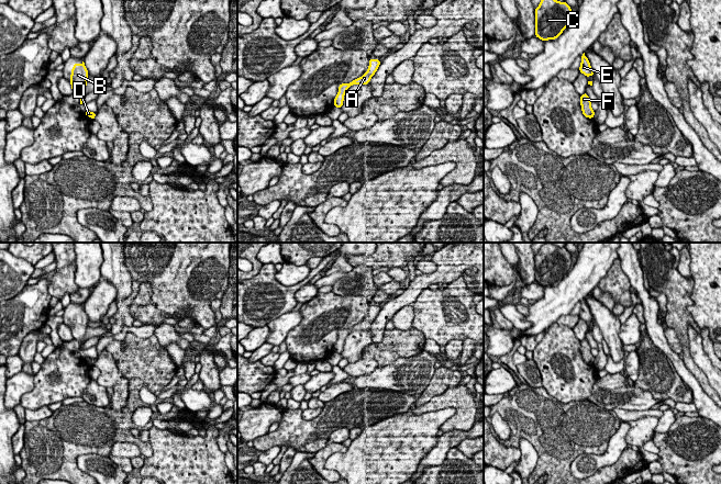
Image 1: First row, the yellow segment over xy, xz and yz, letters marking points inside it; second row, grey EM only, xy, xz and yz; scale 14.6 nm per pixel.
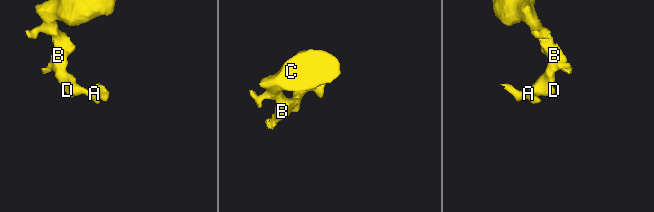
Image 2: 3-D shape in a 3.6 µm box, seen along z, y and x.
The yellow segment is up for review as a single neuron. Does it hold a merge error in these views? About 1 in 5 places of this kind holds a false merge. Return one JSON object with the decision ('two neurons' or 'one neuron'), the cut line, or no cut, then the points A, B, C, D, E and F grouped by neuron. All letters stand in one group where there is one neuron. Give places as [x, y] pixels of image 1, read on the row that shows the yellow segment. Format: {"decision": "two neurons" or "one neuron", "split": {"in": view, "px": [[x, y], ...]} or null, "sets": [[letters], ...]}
{"decision": "one neuron", "split": null, "sets": [["A", "B", "C", "D", "E", "F"]]}

